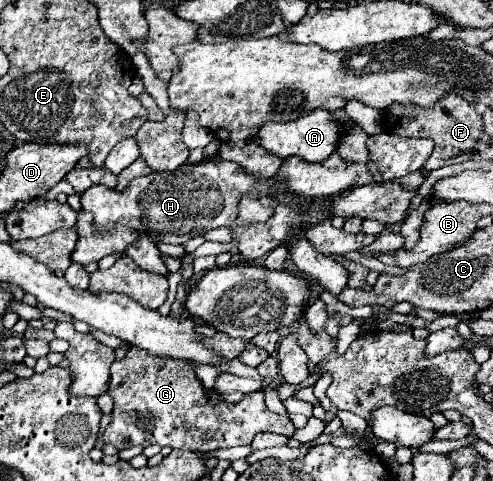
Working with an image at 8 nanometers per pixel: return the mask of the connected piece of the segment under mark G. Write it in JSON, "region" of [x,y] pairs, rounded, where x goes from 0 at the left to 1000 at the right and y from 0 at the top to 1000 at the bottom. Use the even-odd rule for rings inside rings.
{"region":[[[270,719],[258,728],[249,748],[233,748],[225,757],[217,819],[229,827],[229,857],[225,881],[209,902],[209,919],[229,923],[241,936],[323,923],[412,944],[497,927],[525,898],[558,898],[586,911],[602,898],[582,865],[558,861],[538,844],[531,811],[495,821],[477,840],[432,840],[424,836],[420,811],[412,815],[412,802],[383,753],[339,740],[306,740],[302,732]]]}

